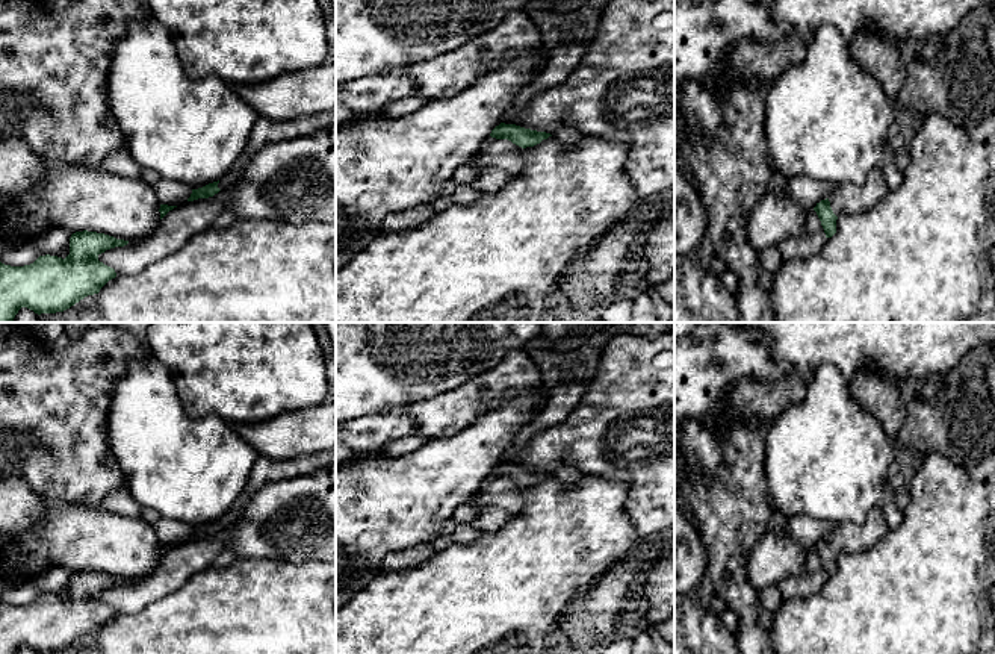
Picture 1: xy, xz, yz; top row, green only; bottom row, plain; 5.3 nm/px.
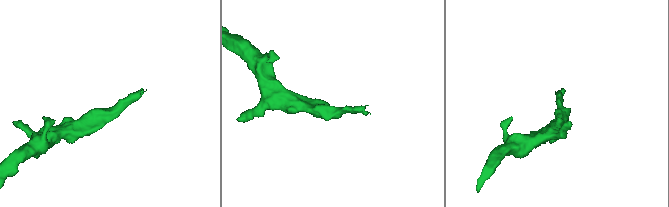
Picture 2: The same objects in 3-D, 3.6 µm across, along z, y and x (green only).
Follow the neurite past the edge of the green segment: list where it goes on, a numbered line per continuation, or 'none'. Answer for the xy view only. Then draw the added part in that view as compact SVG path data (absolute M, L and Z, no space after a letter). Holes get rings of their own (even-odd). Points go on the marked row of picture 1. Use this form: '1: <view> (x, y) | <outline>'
1: xy (265, 130) | M336 107L331 111L319 112L312 117L302 117L289 121L275 121L265 117L259 117L248 144L240 159L230 168L230 171L221 177L218 188L230 188L243 173L246 162L266 144L307 136L319 129L336 124Z

